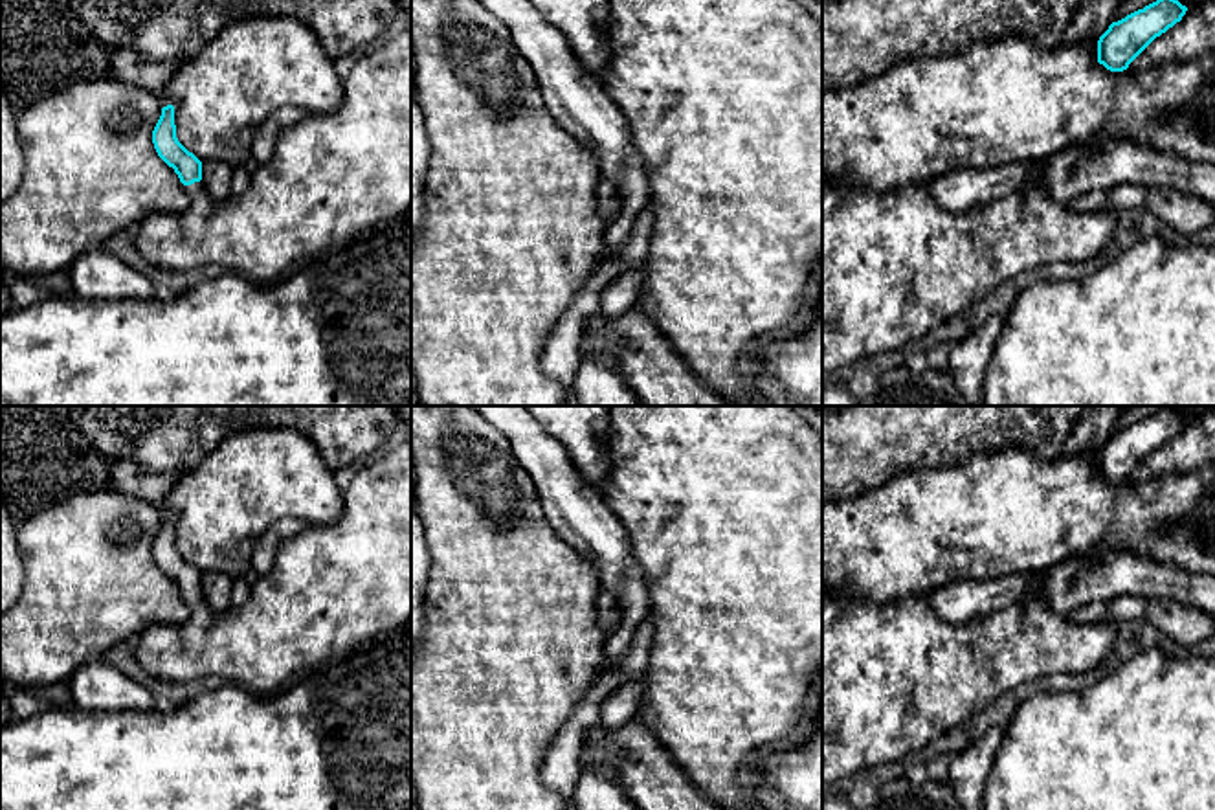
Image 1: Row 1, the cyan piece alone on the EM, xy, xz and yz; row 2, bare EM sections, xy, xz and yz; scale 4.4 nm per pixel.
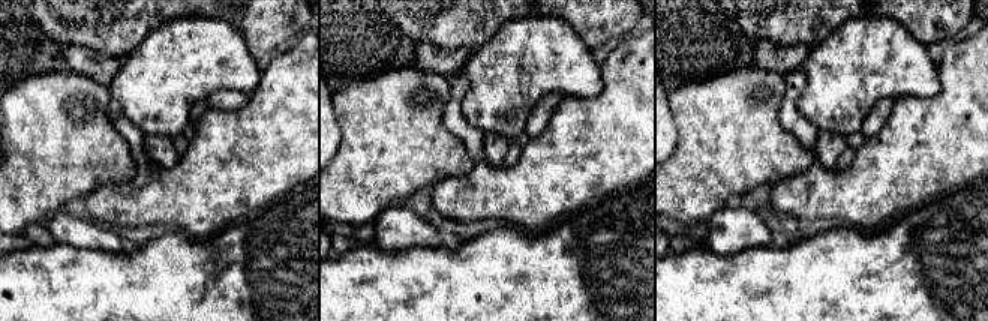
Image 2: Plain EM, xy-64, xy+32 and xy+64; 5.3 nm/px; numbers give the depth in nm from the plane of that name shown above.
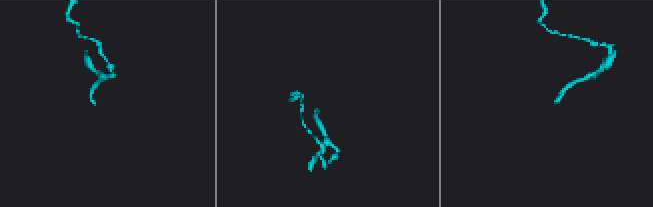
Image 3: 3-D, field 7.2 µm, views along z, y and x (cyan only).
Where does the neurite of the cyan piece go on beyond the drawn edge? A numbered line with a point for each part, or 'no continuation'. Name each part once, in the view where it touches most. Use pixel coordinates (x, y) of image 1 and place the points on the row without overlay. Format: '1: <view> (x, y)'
1: xy (333, 588)

